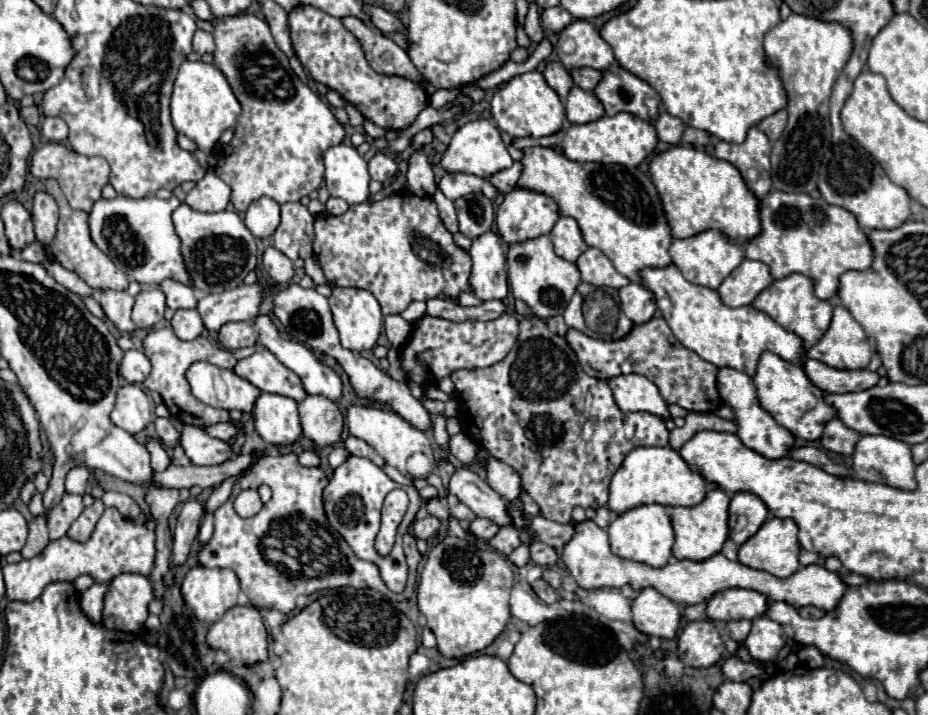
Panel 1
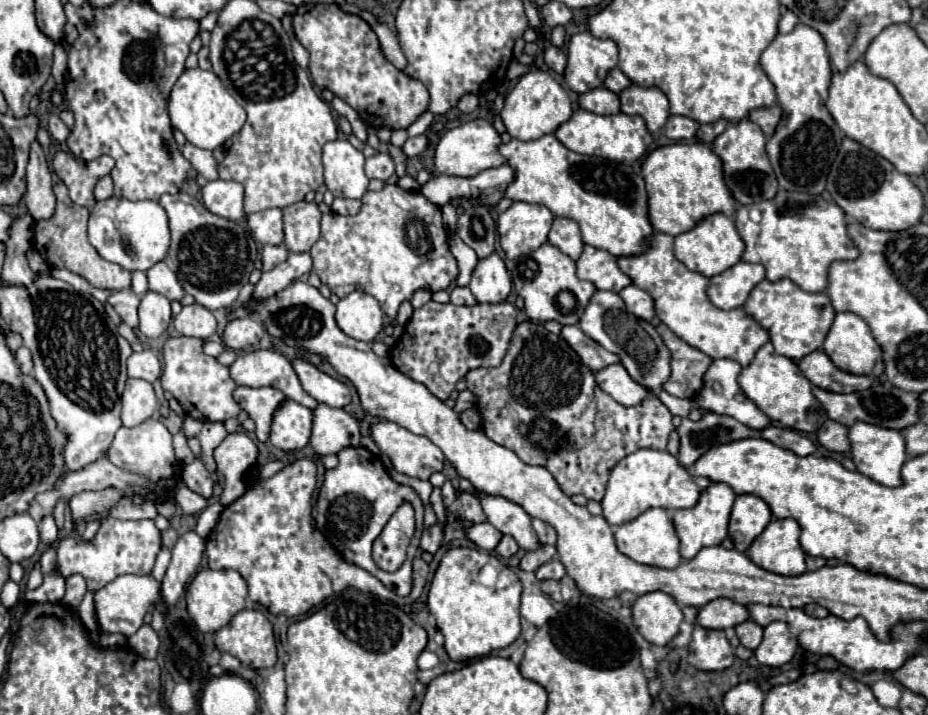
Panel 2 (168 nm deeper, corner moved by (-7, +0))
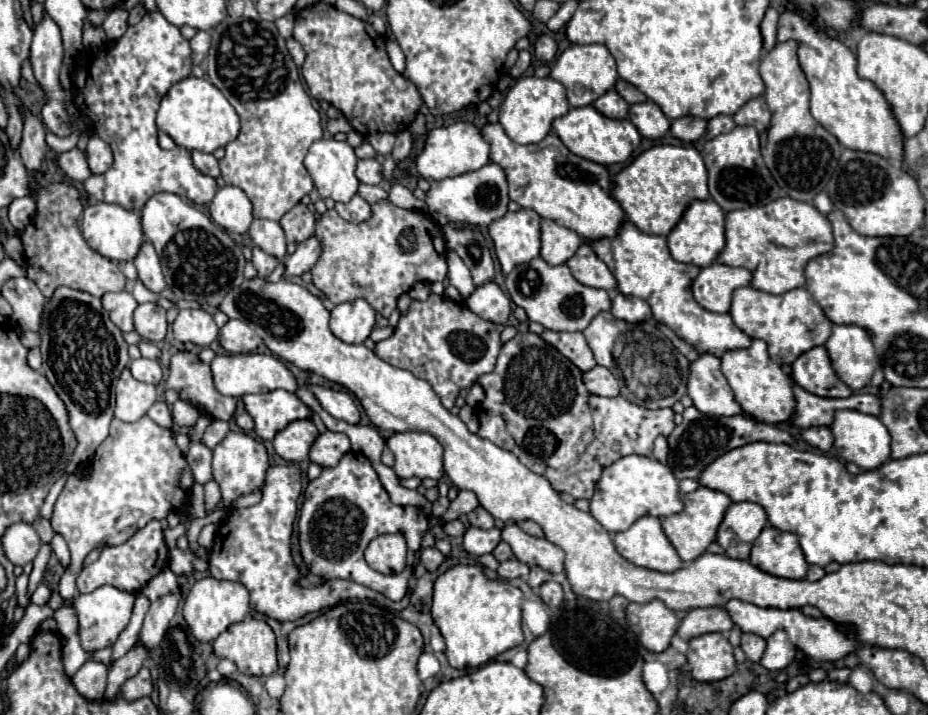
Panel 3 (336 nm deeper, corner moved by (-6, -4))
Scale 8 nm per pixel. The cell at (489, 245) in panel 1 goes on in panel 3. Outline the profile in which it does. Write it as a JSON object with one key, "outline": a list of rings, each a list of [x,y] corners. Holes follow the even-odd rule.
{"outline":[[[494,281],[476,287],[466,299],[466,307],[492,323],[506,323],[510,317],[510,299]]]}

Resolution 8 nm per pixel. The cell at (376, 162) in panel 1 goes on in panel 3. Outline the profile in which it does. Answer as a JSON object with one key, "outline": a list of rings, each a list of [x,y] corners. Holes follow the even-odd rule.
{"outline":[[[360,159],[356,165],[356,177],[360,183],[378,185],[382,181],[382,165],[376,159]]]}

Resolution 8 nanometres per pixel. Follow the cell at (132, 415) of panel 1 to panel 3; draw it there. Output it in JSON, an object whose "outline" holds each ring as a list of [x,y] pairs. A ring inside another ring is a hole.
{"outline":[[[126,367],[116,385],[116,419],[120,421],[138,421],[146,415],[152,403],[158,399],[156,387],[136,381]]]}

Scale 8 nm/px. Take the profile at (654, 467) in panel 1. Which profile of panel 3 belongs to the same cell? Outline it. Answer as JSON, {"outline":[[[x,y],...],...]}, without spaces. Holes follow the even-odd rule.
{"outline":[[[626,455],[616,463],[612,463],[610,467],[606,467],[590,499],[592,517],[610,533],[626,531],[636,519],[644,515],[666,517],[682,511],[682,507],[684,505],[680,501],[678,481],[672,475],[670,467],[662,465],[654,457],[642,457],[642,455]]]}

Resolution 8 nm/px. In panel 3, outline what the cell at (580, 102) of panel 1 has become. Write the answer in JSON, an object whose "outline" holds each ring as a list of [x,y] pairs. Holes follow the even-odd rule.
{"outline":[[[610,89],[610,91],[604,93],[602,97],[598,97],[598,99],[594,101],[594,107],[596,107],[602,115],[606,115],[606,117],[610,117],[610,119],[626,119],[626,117],[628,117],[628,109],[630,109],[630,105],[628,105],[614,89]]]}

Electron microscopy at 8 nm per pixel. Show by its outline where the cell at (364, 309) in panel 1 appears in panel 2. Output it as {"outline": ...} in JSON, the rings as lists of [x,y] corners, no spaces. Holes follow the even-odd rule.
{"outline":[[[353,291],[339,299],[335,319],[341,331],[357,341],[371,343],[383,329],[383,311],[379,301],[363,291]]]}

